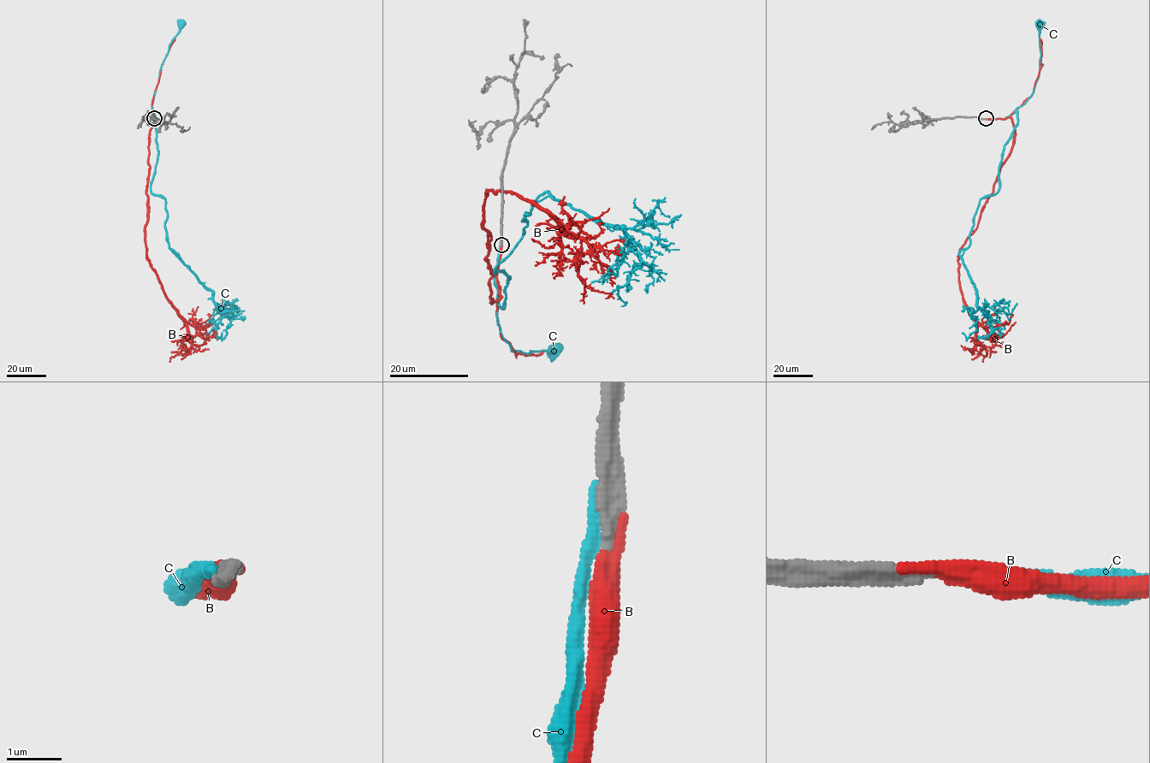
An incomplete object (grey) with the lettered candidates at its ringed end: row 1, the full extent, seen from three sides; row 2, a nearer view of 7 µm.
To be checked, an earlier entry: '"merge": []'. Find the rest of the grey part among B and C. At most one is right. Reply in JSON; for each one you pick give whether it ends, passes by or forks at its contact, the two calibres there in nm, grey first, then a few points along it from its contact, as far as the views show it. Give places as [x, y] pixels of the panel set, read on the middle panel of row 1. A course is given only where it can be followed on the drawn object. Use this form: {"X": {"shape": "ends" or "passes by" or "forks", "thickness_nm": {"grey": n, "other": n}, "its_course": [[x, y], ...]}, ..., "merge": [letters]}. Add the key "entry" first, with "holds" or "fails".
{"entry": "fails", "B": {"shape": "ends", "thickness_nm": {"grey": 360, "other": 320}, "its_course": [[501, 245], [500, 295], [493, 301], [483, 227], [489, 191], [527, 199], [589, 245], [575, 260], [583, 304]]}, "merge": ["B"]}

